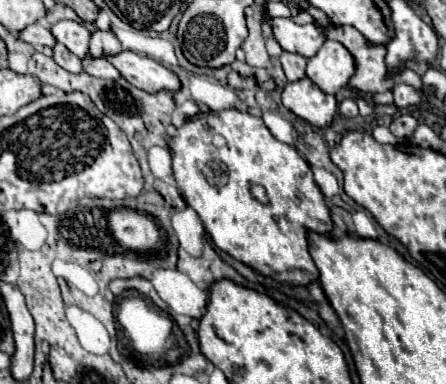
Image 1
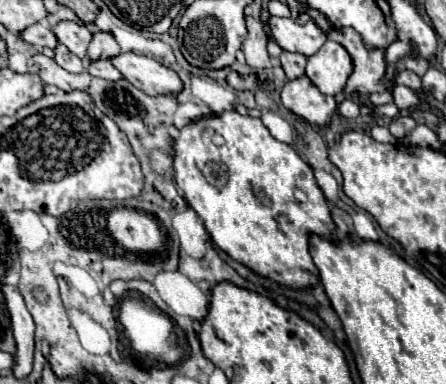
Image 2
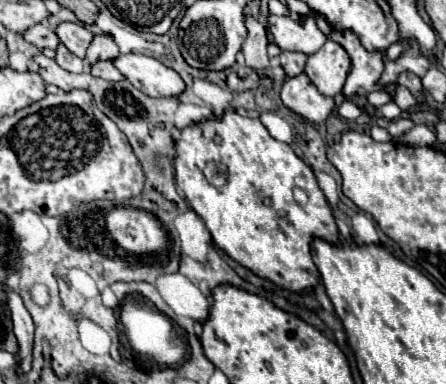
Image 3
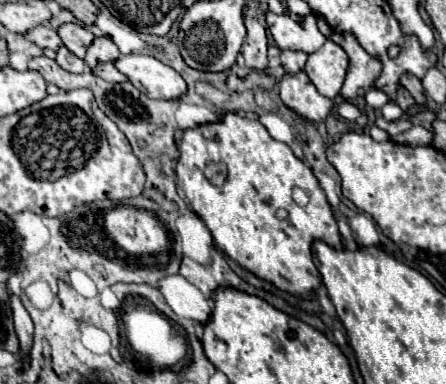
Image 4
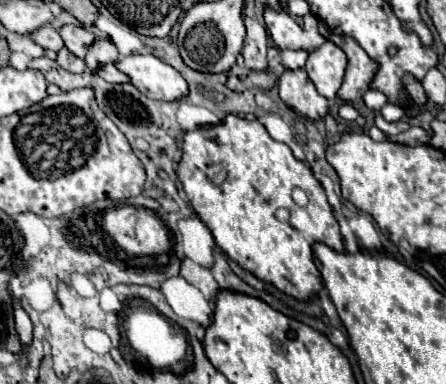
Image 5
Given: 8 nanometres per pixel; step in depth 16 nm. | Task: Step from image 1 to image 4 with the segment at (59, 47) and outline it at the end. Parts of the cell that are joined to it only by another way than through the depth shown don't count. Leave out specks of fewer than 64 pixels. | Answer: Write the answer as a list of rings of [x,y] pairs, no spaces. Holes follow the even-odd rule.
[[[62,46],[62,48],[58,50],[56,62],[58,62],[64,70],[68,70],[68,72],[84,72],[84,70],[86,70],[84,60],[80,60],[78,56],[74,56],[66,46]]]

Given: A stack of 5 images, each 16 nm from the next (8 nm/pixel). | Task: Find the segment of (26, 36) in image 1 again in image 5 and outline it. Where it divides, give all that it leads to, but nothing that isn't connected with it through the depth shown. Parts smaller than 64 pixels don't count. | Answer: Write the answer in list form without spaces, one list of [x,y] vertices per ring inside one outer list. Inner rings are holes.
[[[48,24],[44,28],[38,28],[36,32],[32,32],[30,38],[36,44],[40,44],[42,48],[48,48],[48,50],[54,50],[54,52],[58,52],[60,48],[64,48],[64,42],[62,42],[58,30],[52,28],[52,26],[48,26]]]

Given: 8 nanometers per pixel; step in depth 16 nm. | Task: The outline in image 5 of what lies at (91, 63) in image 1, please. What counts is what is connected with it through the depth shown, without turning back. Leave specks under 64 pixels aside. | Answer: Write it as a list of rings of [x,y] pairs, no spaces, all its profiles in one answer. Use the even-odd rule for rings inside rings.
[[[106,64],[104,68],[100,68],[100,72],[96,72],[98,76],[102,76],[106,82],[112,82],[112,84],[126,84],[126,82],[130,82],[130,78],[124,74],[124,72],[120,72],[114,64]]]

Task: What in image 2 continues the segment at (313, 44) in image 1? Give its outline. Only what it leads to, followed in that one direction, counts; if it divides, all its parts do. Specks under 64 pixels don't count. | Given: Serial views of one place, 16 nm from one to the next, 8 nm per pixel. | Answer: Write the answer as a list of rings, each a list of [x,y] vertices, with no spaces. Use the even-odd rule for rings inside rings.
[[[270,16],[268,26],[272,38],[282,50],[300,52],[304,56],[315,54],[327,40],[326,34],[316,26],[314,20],[310,20],[308,24],[298,24],[292,18]]]

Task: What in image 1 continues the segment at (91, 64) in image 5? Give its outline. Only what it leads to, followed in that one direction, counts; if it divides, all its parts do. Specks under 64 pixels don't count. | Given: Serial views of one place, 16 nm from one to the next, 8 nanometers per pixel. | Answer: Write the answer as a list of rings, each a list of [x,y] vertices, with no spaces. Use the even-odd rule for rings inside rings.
[[[98,30],[92,34],[90,50],[88,50],[90,58],[106,58],[106,56],[112,56],[118,52],[120,52],[120,42],[116,40],[116,36],[110,30],[106,30],[106,32]]]

